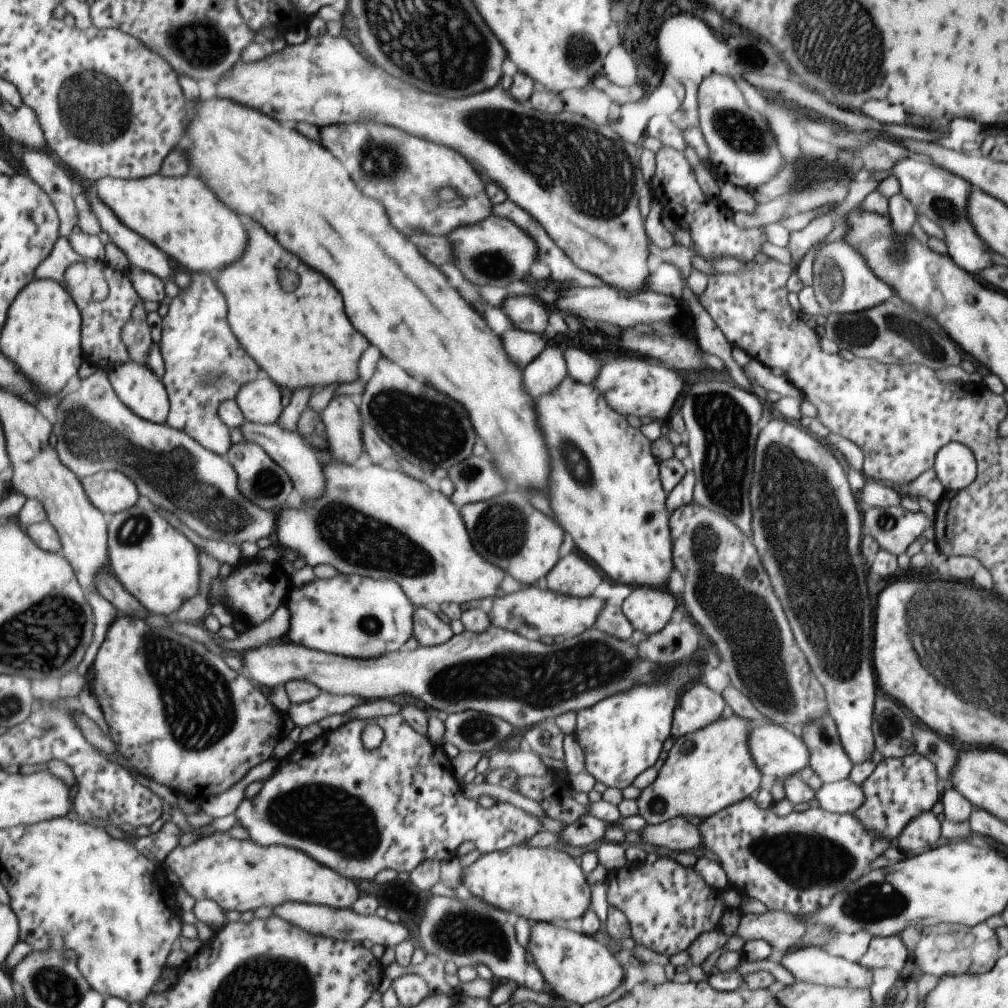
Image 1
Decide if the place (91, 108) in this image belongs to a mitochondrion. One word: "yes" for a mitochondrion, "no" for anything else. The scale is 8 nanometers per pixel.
yes

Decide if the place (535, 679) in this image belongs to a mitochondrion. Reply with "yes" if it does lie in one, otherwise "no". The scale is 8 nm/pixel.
yes

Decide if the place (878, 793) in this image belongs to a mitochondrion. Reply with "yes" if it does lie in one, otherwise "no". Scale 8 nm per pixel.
no

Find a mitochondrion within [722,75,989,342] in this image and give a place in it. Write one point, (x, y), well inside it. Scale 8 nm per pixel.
(827, 288)

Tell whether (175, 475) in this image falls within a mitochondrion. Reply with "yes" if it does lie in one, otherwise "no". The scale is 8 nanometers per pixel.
yes

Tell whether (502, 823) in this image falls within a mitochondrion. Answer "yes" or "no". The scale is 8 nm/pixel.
no

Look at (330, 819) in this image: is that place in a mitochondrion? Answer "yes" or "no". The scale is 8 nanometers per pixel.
yes

